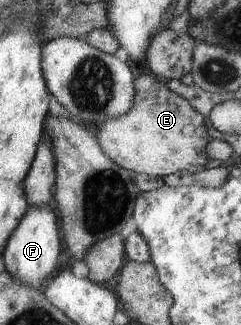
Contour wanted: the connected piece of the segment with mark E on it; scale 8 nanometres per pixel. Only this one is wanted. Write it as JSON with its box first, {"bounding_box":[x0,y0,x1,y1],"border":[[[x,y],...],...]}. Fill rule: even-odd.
{"bounding_box":[96,73,211,178],"border":[[[152,73],[136,76],[135,101],[126,114],[105,120],[96,126],[102,151],[119,167],[134,174],[146,173],[151,177],[161,178],[183,170],[194,174],[205,170],[205,163],[209,160],[206,145],[211,137],[206,118]]]}

